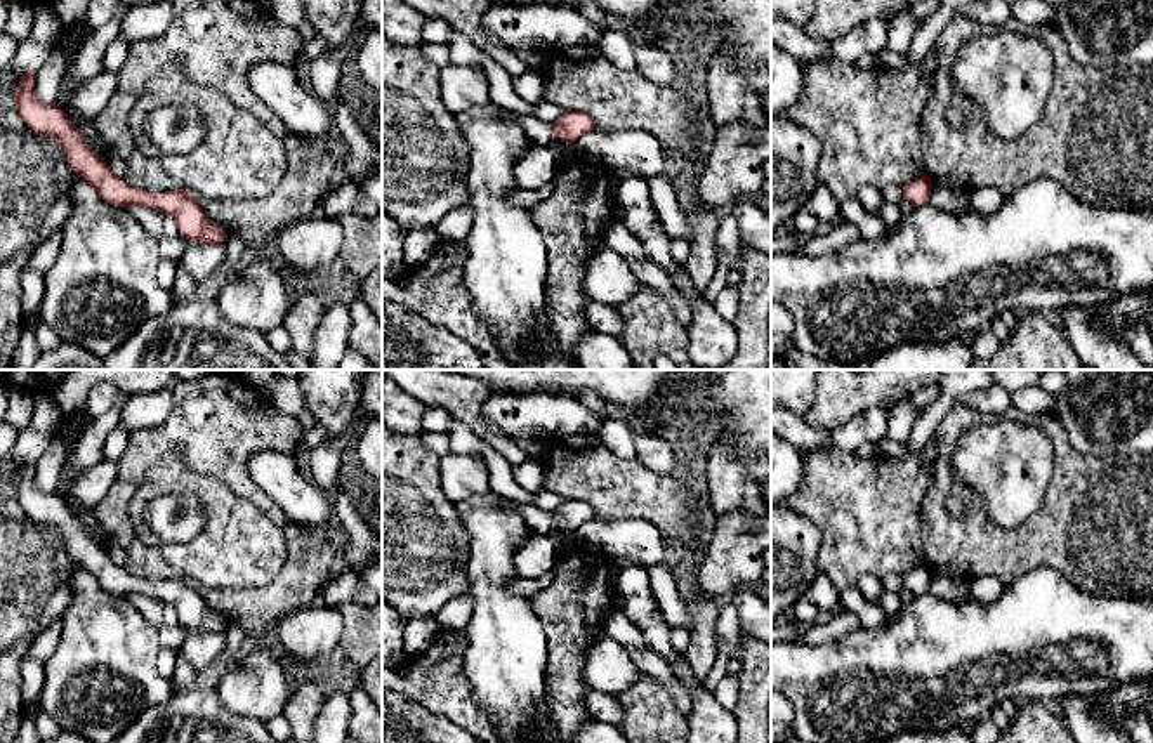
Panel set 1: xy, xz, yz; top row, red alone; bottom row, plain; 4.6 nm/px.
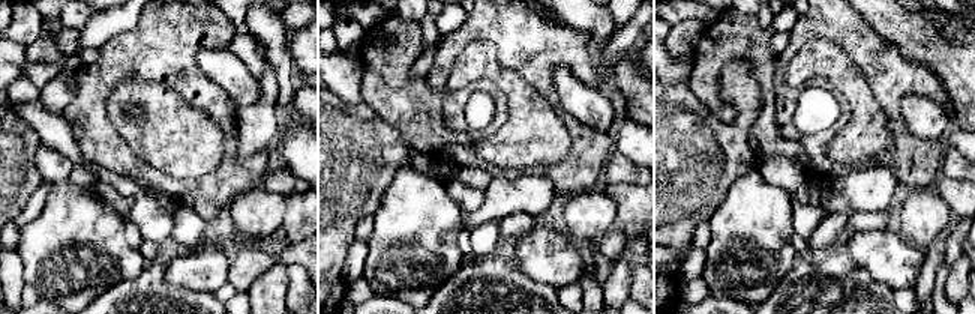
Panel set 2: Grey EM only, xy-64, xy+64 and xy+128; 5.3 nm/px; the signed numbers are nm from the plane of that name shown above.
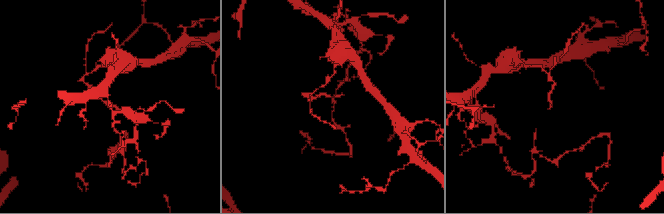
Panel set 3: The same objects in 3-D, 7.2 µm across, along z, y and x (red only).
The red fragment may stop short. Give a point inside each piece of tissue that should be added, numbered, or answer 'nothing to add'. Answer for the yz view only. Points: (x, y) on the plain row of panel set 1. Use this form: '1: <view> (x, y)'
nothing to add

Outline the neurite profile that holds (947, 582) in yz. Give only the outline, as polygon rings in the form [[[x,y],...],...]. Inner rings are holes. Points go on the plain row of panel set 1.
[[[950,566],[932,568],[929,590],[943,599],[953,602],[965,602],[972,599],[974,576],[967,571]]]

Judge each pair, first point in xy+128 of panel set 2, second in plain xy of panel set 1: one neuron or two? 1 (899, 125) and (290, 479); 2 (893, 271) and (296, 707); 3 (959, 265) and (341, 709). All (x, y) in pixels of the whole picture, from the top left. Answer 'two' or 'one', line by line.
1: two
2: two
3: one

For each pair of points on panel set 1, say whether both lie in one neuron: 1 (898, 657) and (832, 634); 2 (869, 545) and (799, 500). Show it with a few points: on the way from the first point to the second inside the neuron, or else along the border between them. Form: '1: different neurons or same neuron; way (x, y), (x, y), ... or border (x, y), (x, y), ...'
1: different neurons; border (860, 625), (837, 641), (823, 644), (803, 643)
2: same neuron; way (851, 528), (823, 500), (816, 500)

